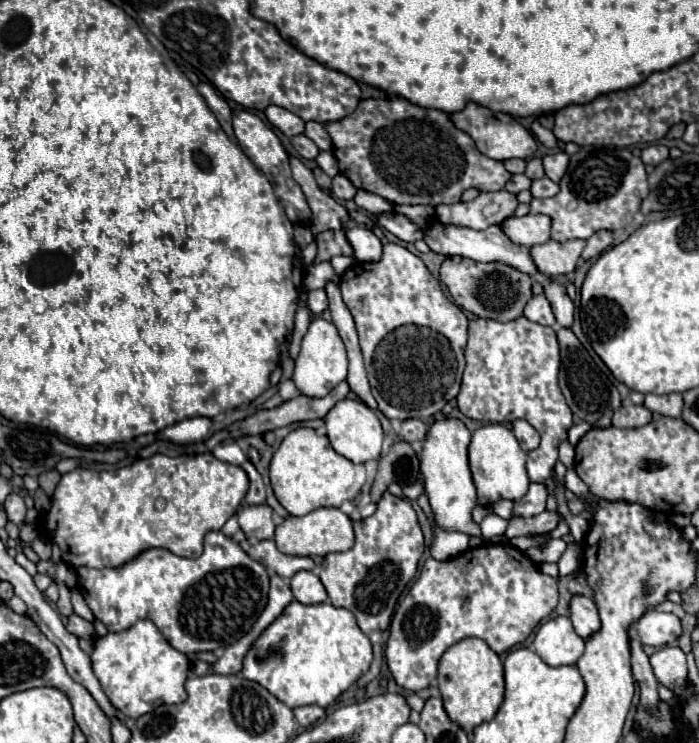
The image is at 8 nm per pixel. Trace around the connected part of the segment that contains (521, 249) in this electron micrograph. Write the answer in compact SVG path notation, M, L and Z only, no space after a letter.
M435 223L435 227L427 229L425 231L425 241L427 245L441 253L441 255L461 255L461 257L467 257L467 259L475 259L475 261L481 261L481 263L503 263L503 265L509 265L529 277L539 277L543 275L537 265L533 263L533 257L529 255L529 247L525 245L517 245L513 243L503 231L501 227L493 225L485 231L475 231L475 229L467 229L467 227L455 227L455 225L441 225L441 223Z

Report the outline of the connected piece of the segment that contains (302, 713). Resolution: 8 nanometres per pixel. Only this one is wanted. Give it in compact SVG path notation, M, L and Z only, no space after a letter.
M303 705L303 707L295 707L293 713L295 713L295 719L299 721L301 727L311 727L313 723L317 723L319 719L325 717L325 709L321 709L319 705Z

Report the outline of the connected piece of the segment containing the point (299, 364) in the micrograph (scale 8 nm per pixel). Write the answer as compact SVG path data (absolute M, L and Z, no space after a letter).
M315 317L303 337L299 357L295 359L295 371L293 371L293 383L295 387L307 395L307 397L325 397L337 383L345 381L347 377L347 351L345 345L335 329L333 323L325 321L323 317Z

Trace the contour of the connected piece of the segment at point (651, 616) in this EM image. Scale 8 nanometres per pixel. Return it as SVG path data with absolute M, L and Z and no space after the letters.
M647 611L637 623L635 623L637 635L643 645L651 647L665 647L679 639L681 635L681 621L673 613L661 613L661 611Z

